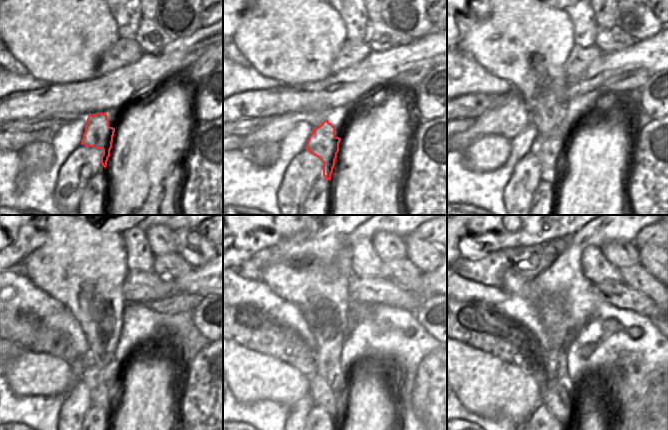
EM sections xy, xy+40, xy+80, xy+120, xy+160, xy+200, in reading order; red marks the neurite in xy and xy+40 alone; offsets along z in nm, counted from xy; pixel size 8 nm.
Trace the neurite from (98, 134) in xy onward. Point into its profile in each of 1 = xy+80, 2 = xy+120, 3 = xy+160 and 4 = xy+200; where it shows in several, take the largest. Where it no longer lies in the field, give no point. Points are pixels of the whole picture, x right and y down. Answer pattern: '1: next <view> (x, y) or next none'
1: next xy+80 (545, 147)
2: next xy+120 (94, 377)
3: next xy+160 (335, 402)
4: next xy+200 (564, 406)

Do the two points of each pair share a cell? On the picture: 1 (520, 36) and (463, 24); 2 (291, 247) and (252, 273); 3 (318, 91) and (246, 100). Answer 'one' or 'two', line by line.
1: two
2: two
3: one

